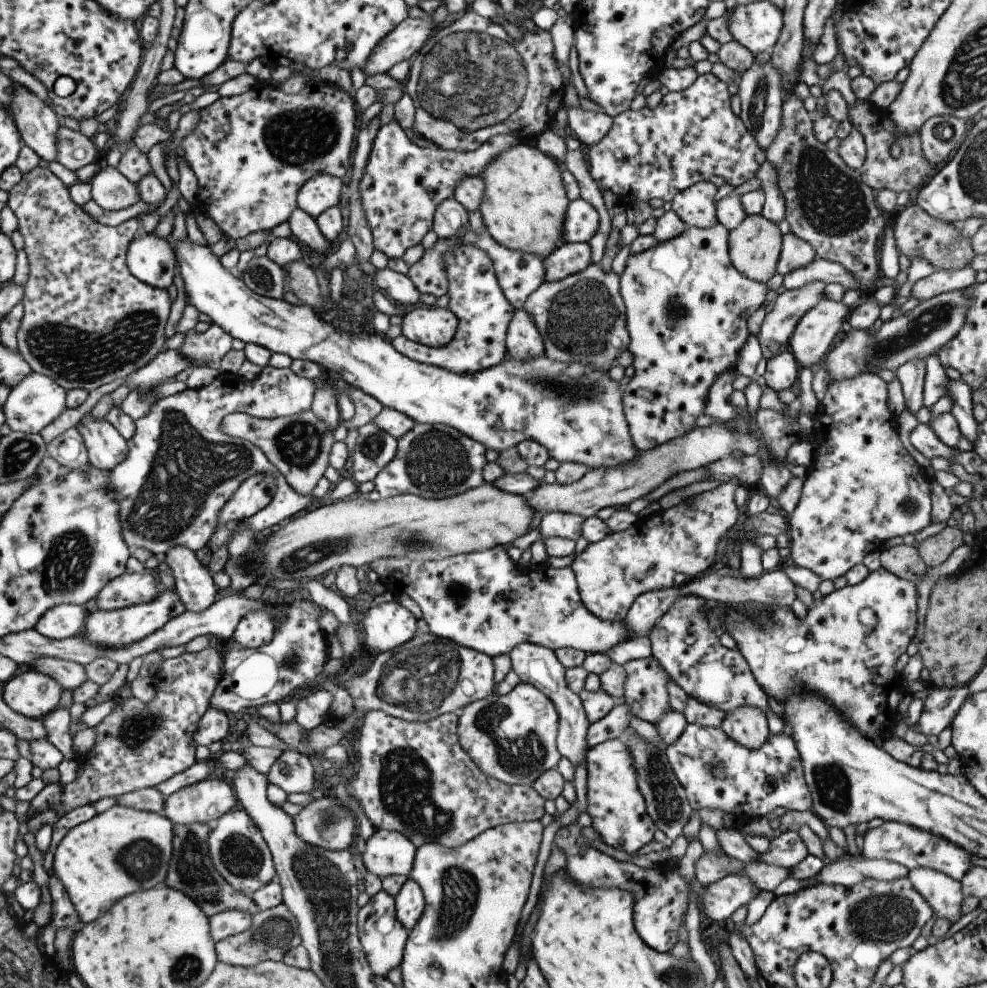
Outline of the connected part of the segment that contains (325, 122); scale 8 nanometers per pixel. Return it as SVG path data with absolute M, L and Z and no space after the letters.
M313 80L307 84L296 94L286 94L280 87L273 86L272 84L259 83L257 86L251 87L243 95L234 95L231 97L220 97L211 105L200 110L200 122L196 124L196 128L182 138L180 147L184 150L186 160L197 175L198 183L198 200L202 204L202 210L214 219L218 224L218 228L223 232L226 238L244 238L250 233L272 230L278 224L288 221L292 212L297 209L297 194L298 191L306 184L309 178L314 178L318 174L330 174L342 178L350 164L352 163L351 152L354 149L354 132L356 130L356 108L353 100L352 93L345 89L338 88L335 85L326 84Z

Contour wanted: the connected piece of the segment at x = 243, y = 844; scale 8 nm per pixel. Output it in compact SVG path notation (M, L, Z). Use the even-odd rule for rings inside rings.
M231 810L214 822L207 840L212 864L222 878L238 893L246 896L258 892L269 882L276 880L277 872L272 852L266 844L261 830L244 810Z

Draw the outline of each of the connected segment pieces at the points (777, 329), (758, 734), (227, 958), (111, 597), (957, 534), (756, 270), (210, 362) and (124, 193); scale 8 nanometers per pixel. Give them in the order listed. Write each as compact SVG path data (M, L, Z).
M814 280L804 288L782 292L772 302L757 333L766 360L789 349L790 337L798 321L825 298L824 288L826 282Z
M740 706L730 712L725 712L726 718L719 726L728 737L748 750L758 750L766 744L770 732L766 715L758 708Z
M282 901L276 908L269 908L251 916L252 926L237 935L229 936L216 943L216 954L220 962L241 967L256 966L259 962L272 959L282 961L284 954L302 944L296 917Z
M153 572L124 573L108 582L91 607L103 611L118 610L132 605L152 602L162 589Z
M947 526L923 540L917 550L927 568L934 568L940 566L961 545L964 545L962 530Z
M747 215L742 224L729 231L729 255L738 272L756 282L767 283L777 274L777 264L782 246L783 234L778 225L764 215Z
M210 323L210 327L204 333L194 329L187 332L186 340L178 352L194 366L217 367L222 357L231 349L232 339L232 336L218 324Z
M116 167L100 168L89 184L94 202L108 212L126 210L140 202L136 183L130 182Z

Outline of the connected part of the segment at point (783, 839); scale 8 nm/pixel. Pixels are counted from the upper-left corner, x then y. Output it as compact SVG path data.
M798 830L784 831L770 841L769 849L765 853L758 853L758 862L792 869L798 866L808 854L806 844L802 841Z

